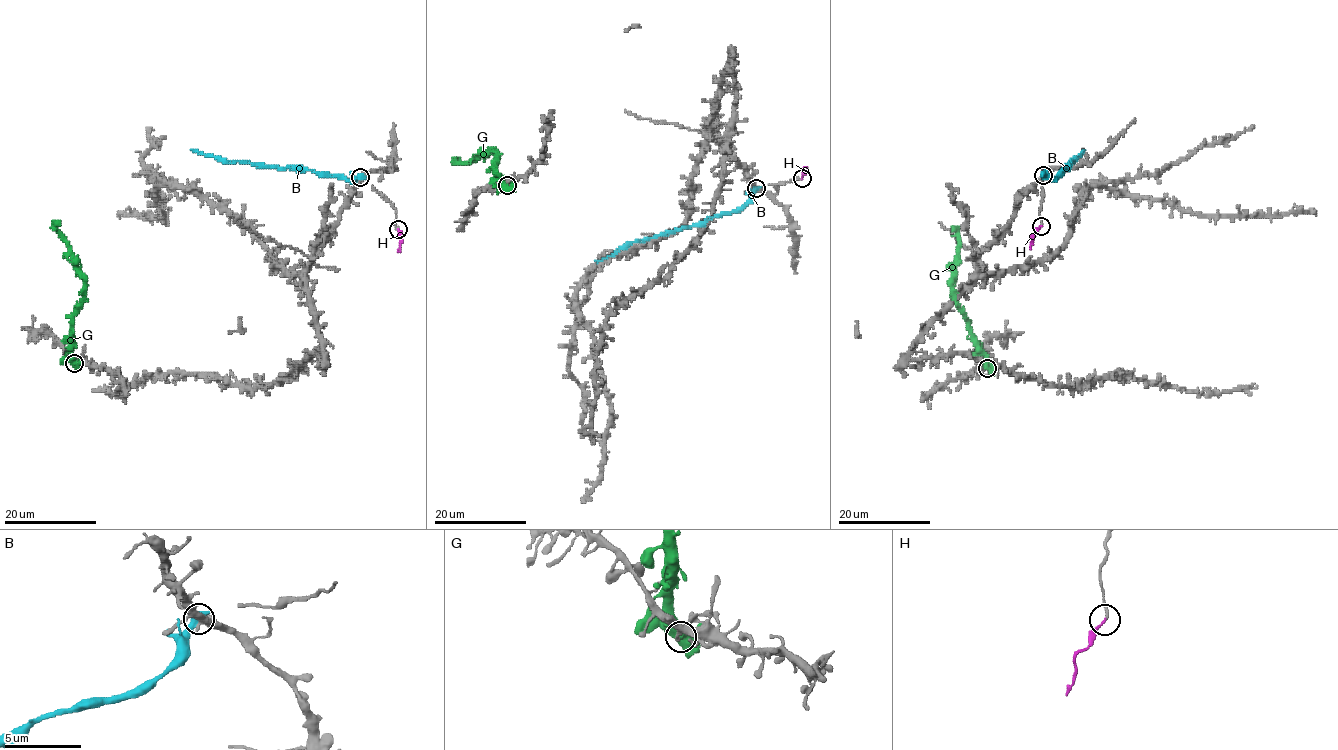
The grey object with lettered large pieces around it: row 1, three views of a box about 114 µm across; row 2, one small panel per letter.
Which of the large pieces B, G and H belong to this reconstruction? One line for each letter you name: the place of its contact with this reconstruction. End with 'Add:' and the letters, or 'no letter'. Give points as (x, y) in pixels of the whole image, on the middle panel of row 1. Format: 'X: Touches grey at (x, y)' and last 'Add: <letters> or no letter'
H: Touches grey at (802, 178)
Add: H

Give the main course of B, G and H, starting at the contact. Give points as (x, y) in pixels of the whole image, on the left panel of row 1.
B: (361, 177), (342, 178), (311, 170), (221, 161), (191, 150)
G: (74, 363), (72, 315), (83, 293), (83, 274), (53, 220)
H: (397, 228), (402, 239), (398, 251)

